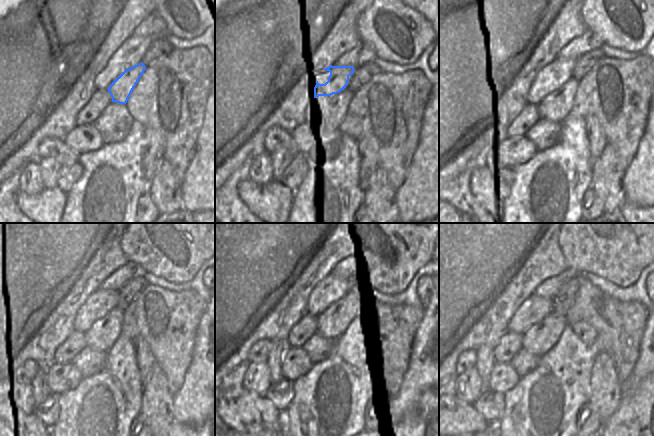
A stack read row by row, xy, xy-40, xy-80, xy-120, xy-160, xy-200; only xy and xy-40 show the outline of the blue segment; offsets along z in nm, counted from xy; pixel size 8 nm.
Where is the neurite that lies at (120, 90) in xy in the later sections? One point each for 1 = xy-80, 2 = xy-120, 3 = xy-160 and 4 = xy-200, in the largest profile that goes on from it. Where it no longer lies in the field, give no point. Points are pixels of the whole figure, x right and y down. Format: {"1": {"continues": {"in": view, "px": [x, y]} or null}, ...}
{"1": {"continues": {"in": "xy-80", "px": [554, 75]}}, "2": {"continues": {"in": "xy-120", "px": [101, 302]}}, "3": {"continues": {"in": "xy-160", "px": [317, 303]}}, "4": {"continues": {"in": "xy-200", "px": [533, 310]}}}

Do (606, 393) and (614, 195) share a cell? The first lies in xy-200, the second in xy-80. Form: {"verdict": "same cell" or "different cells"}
{"verdict": "same cell"}

